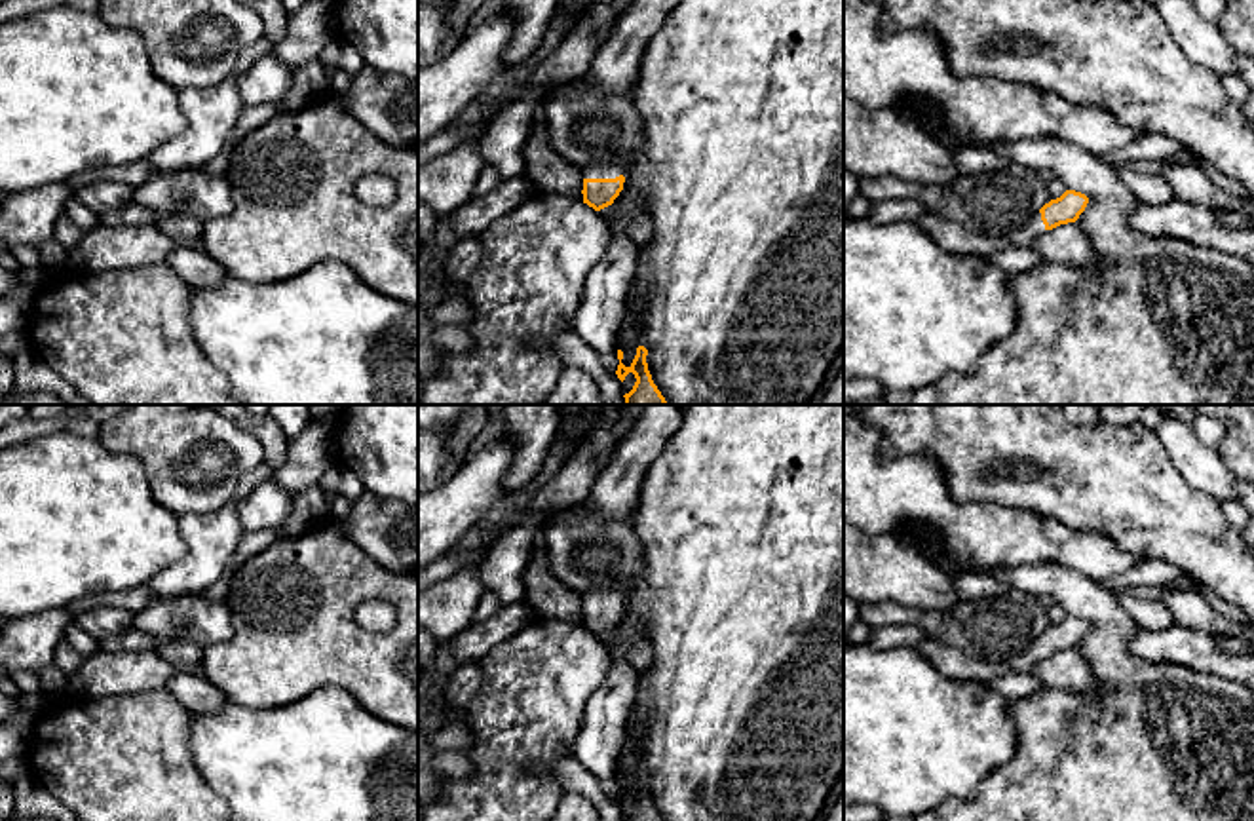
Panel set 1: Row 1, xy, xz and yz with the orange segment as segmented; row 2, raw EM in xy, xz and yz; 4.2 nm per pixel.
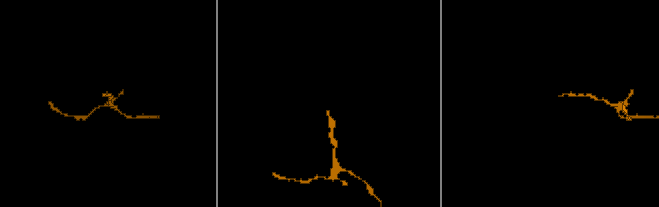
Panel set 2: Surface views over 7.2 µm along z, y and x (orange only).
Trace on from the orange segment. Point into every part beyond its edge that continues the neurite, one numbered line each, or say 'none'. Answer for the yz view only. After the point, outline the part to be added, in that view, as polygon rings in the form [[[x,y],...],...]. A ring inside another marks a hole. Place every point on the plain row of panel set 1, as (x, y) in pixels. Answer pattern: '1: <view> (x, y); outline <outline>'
1: yz (954, 664); outline [[[931,637],[922,640],[914,650],[925,656],[946,678],[980,680],[986,684],[1009,671],[1030,673],[1036,663],[1047,658],[1039,637],[1024,652],[1003,663],[975,659]]]

